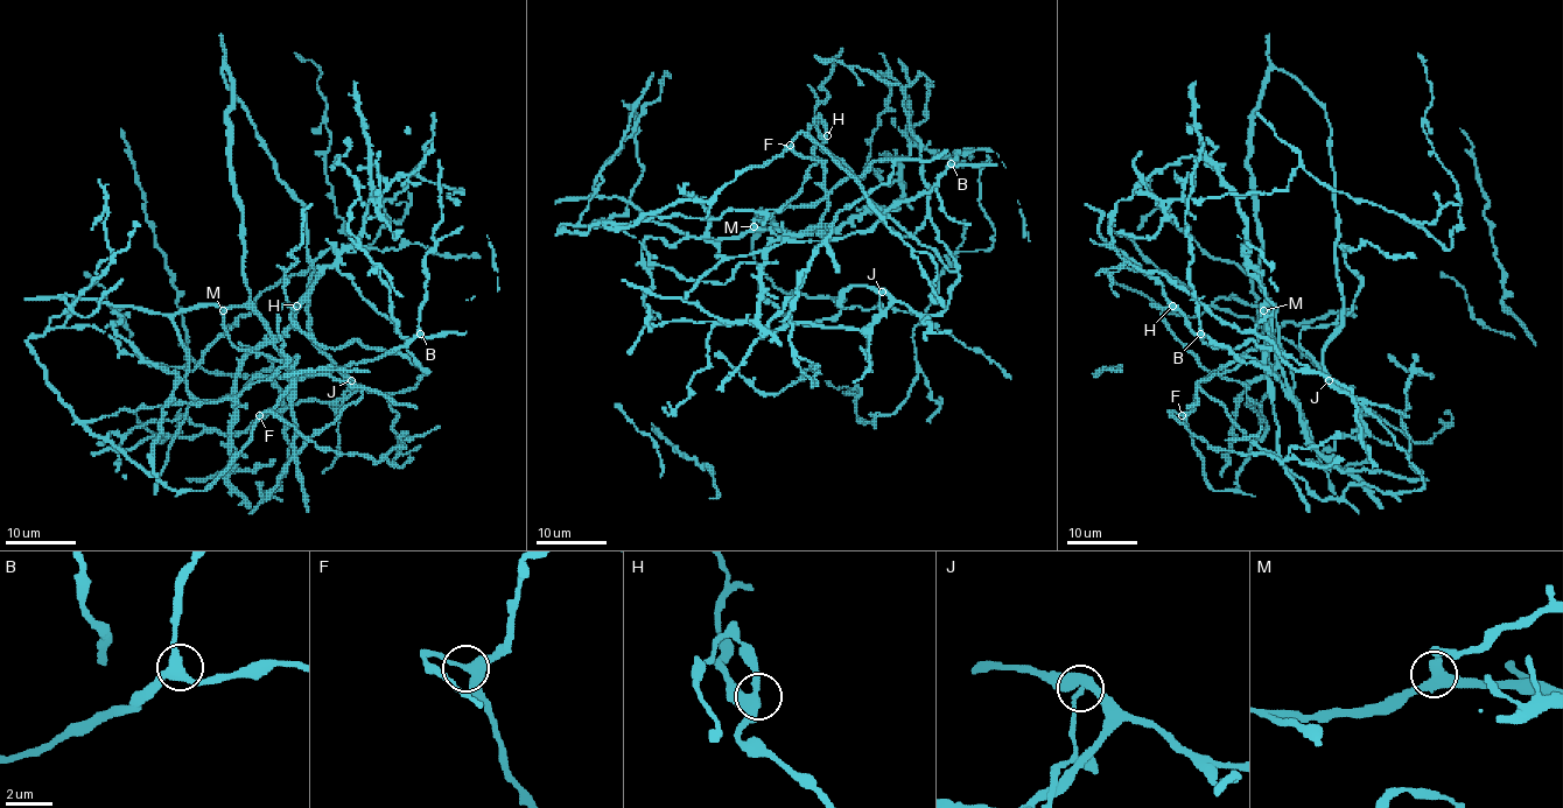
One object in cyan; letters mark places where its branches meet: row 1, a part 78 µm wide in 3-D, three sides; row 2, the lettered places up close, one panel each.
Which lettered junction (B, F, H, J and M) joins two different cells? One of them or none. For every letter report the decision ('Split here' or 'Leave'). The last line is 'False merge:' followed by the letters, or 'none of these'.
B: Leave
F: Leave
H: Leave
J: Split here
M: Leave
False merge: J

